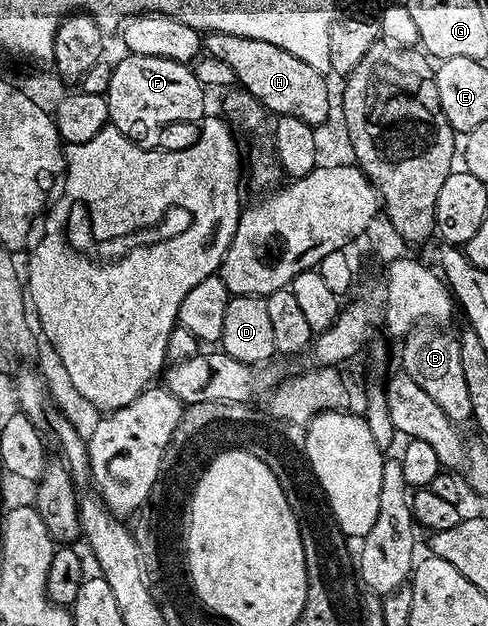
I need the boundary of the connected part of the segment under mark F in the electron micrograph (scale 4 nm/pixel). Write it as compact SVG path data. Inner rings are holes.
M126 53L125 59L111 69L109 87L104 96L111 125L141 144L145 134L153 134L157 126L177 126L180 122L200 123L206 117L206 87L195 80L192 69L184 62L163 60L159 56Z

